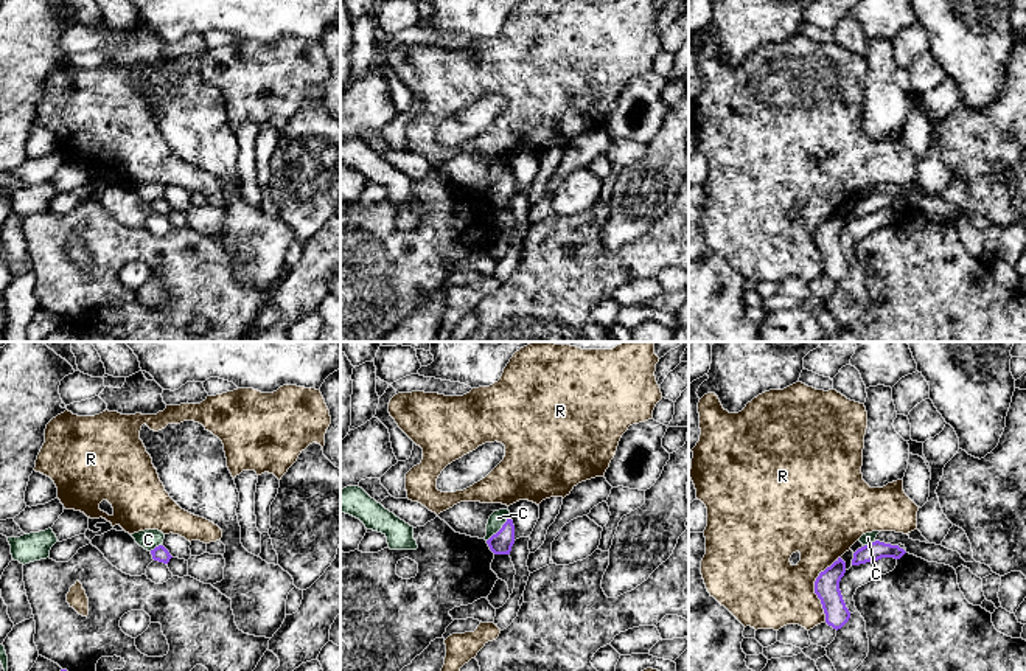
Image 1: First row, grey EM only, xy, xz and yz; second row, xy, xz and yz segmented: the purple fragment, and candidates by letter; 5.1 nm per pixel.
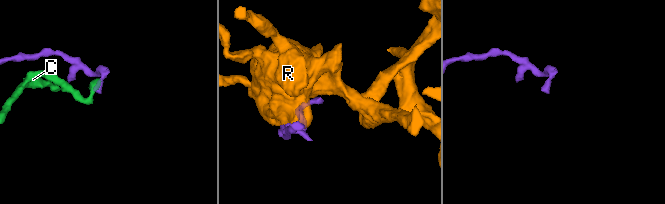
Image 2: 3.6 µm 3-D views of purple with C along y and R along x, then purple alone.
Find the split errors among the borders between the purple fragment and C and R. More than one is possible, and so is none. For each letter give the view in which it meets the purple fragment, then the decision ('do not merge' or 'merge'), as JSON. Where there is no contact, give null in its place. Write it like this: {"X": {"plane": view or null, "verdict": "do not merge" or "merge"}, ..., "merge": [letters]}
{"C": {"plane": "xz", "verdict": "do not merge"}, "R": {"plane": "yz", "verdict": "do not merge"}, "merge": []}

